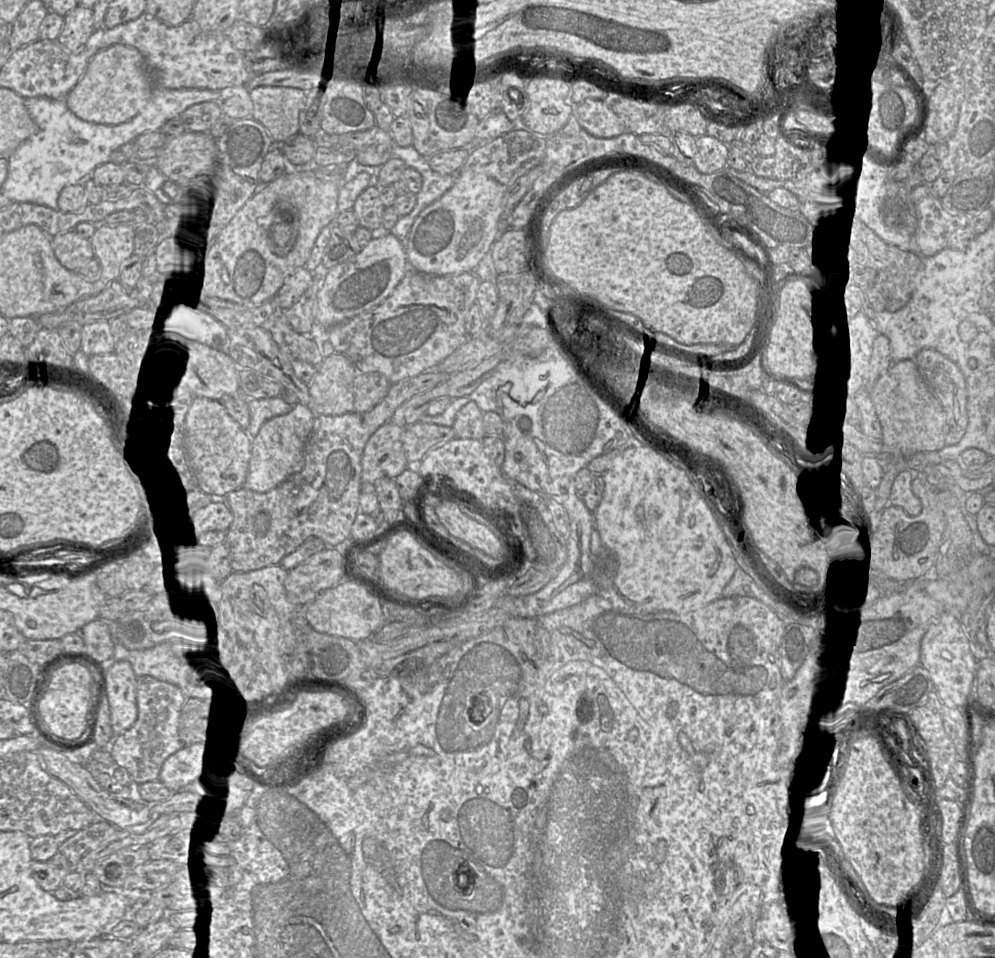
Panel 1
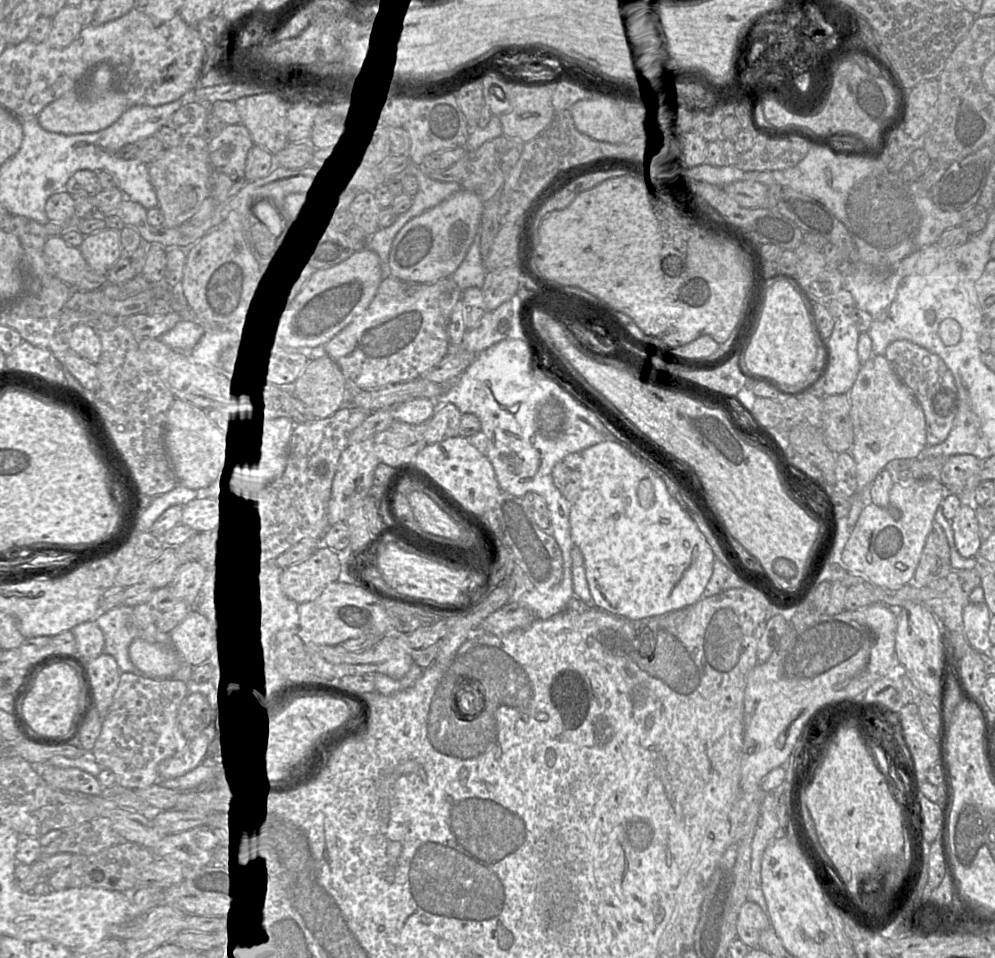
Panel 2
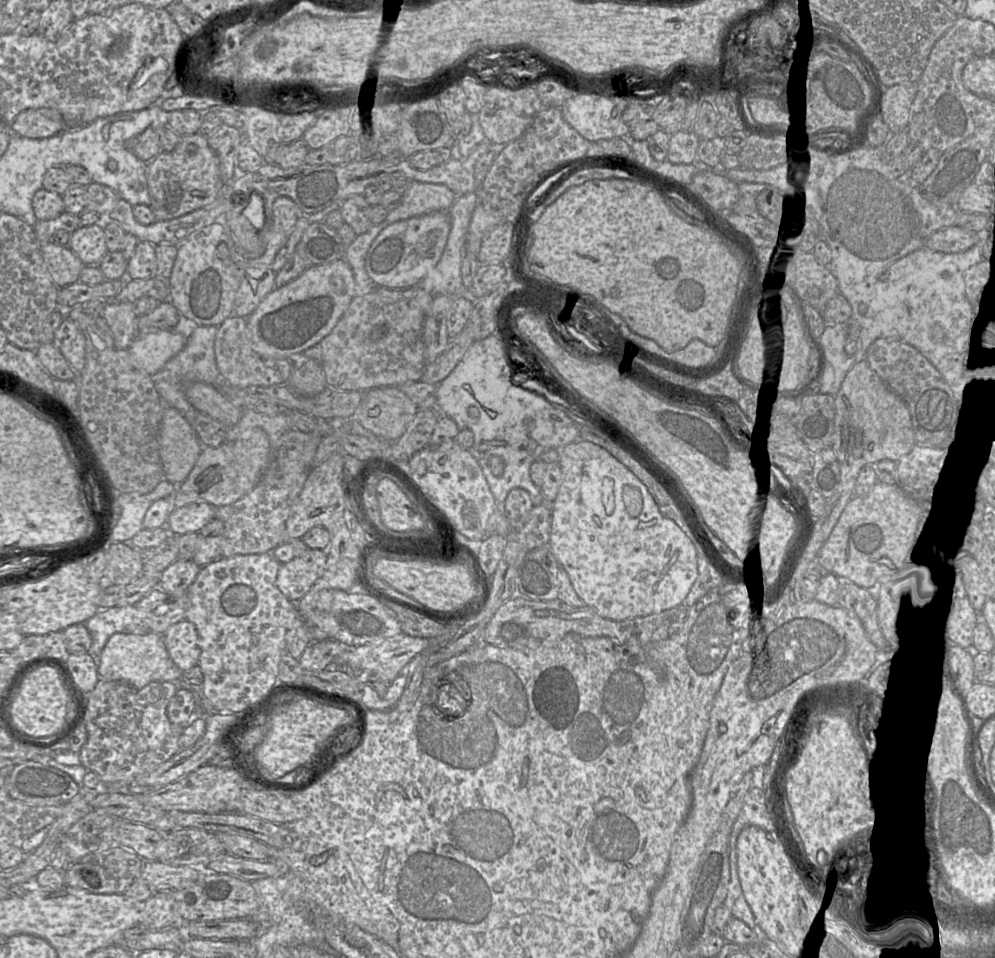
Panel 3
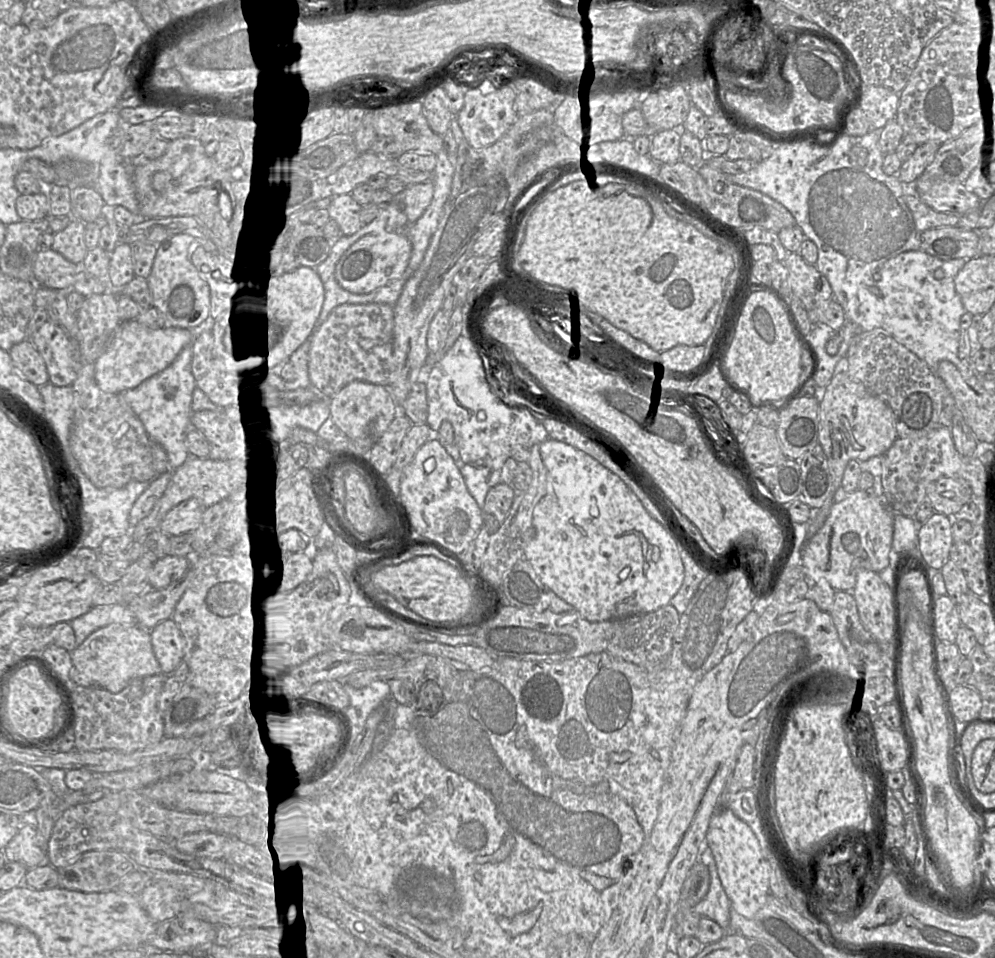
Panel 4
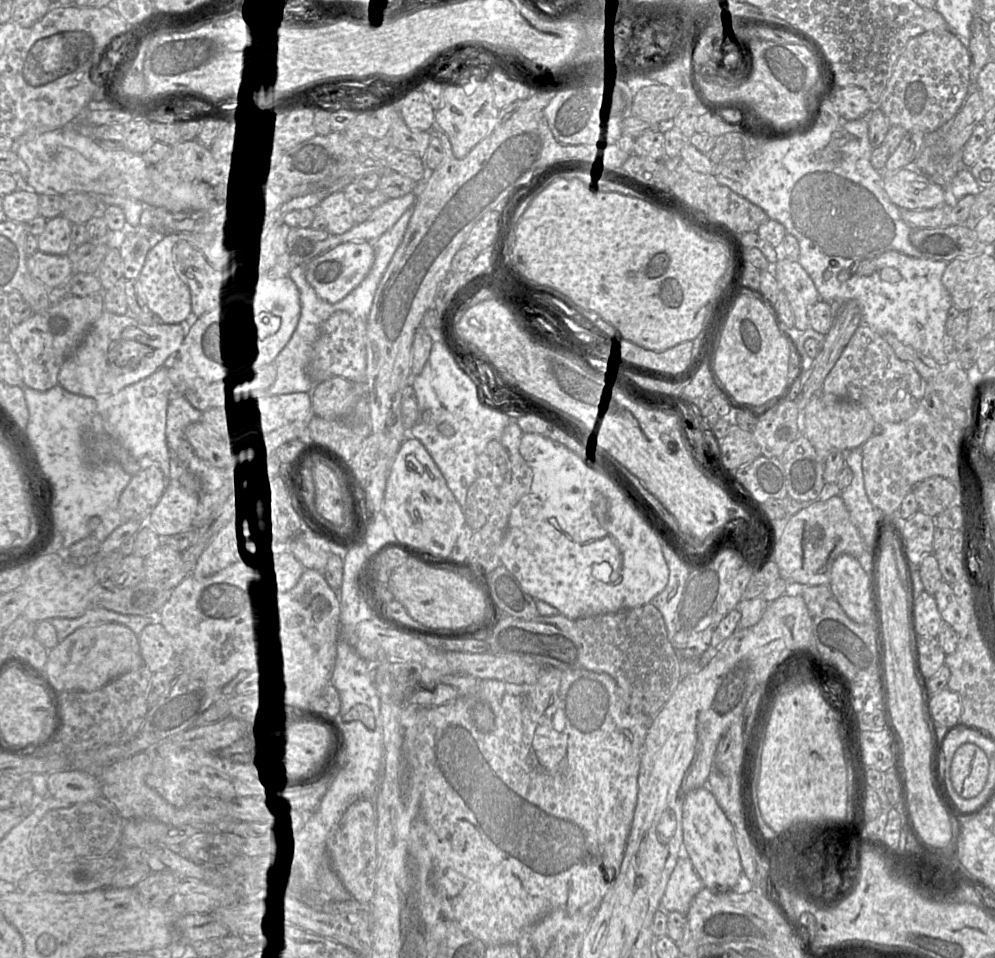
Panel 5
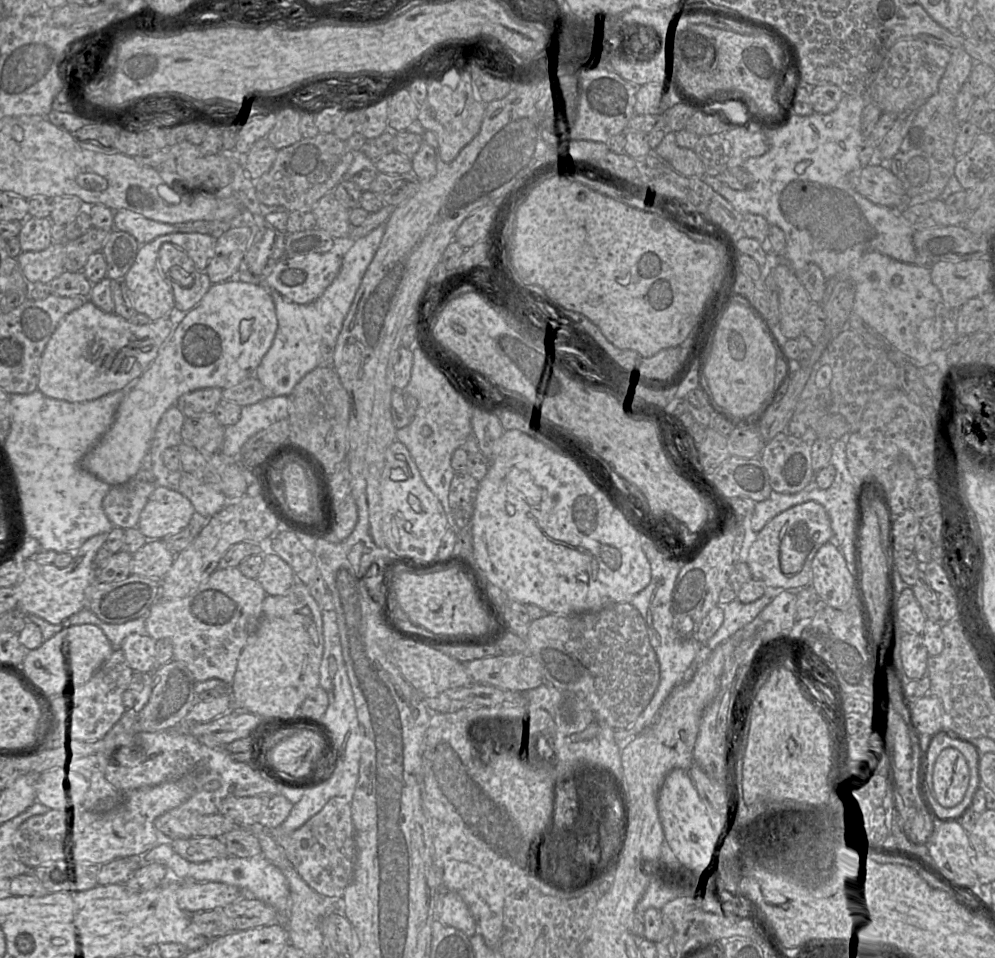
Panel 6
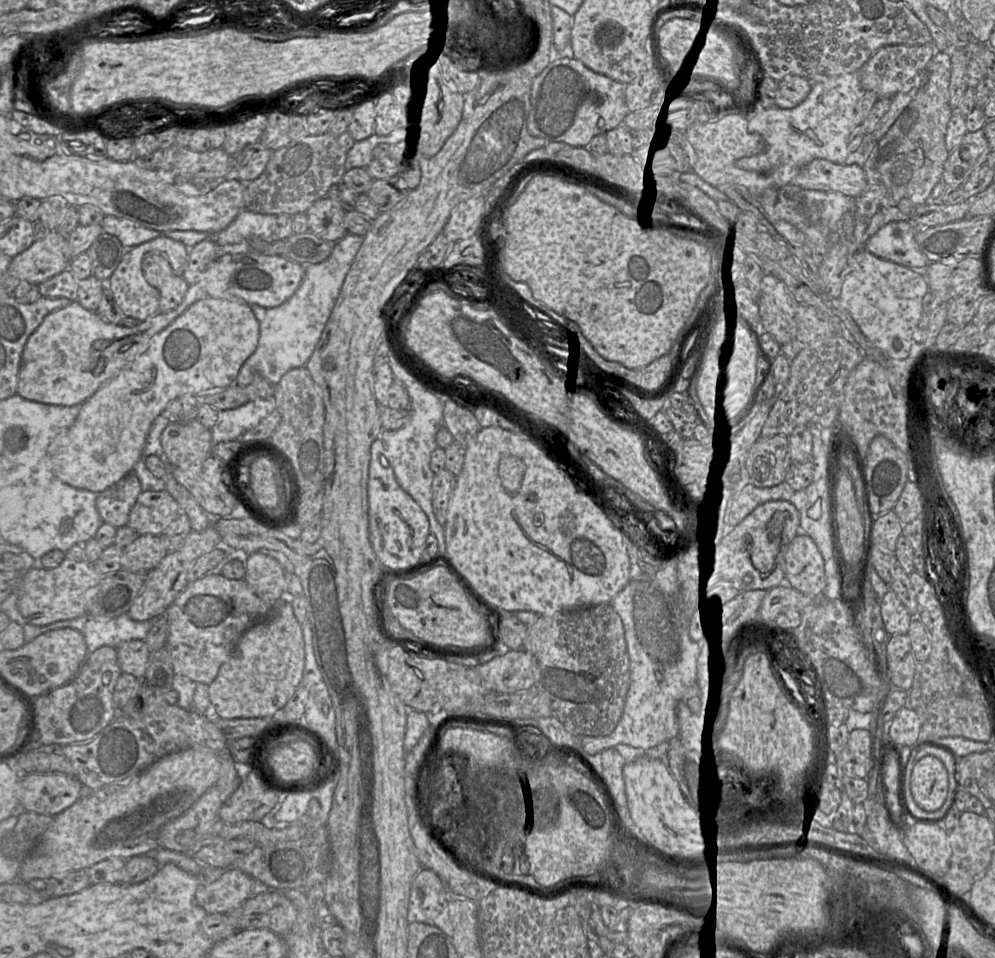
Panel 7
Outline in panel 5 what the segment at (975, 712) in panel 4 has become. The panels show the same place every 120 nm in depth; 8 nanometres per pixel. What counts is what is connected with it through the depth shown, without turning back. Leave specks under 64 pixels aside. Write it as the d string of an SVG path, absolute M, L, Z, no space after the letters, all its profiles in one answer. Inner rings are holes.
M947 689L927 697L928 715L936 725L937 731L959 729L965 727L960 724L962 713L961 700L957 694Z

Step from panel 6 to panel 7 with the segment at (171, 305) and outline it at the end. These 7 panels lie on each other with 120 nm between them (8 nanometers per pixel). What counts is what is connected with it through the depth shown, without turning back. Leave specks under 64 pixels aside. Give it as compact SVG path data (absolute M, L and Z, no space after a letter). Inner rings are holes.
M160 236L151 241L127 249L119 265L108 278L108 287L112 292L116 304L125 316L143 322L161 312L159 305L159 292L145 279L142 272L142 261L148 253L154 252L154 249L164 250L166 247L172 246L171 244L174 243L166 242L167 238L168 237L166 236Z

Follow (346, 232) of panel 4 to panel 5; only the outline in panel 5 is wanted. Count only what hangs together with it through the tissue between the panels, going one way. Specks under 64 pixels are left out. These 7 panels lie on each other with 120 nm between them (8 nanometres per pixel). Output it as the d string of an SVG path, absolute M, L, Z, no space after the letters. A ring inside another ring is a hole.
M337 191L323 199L314 210L321 213L327 221L329 233L340 235L355 225L352 218L353 206L342 191Z

